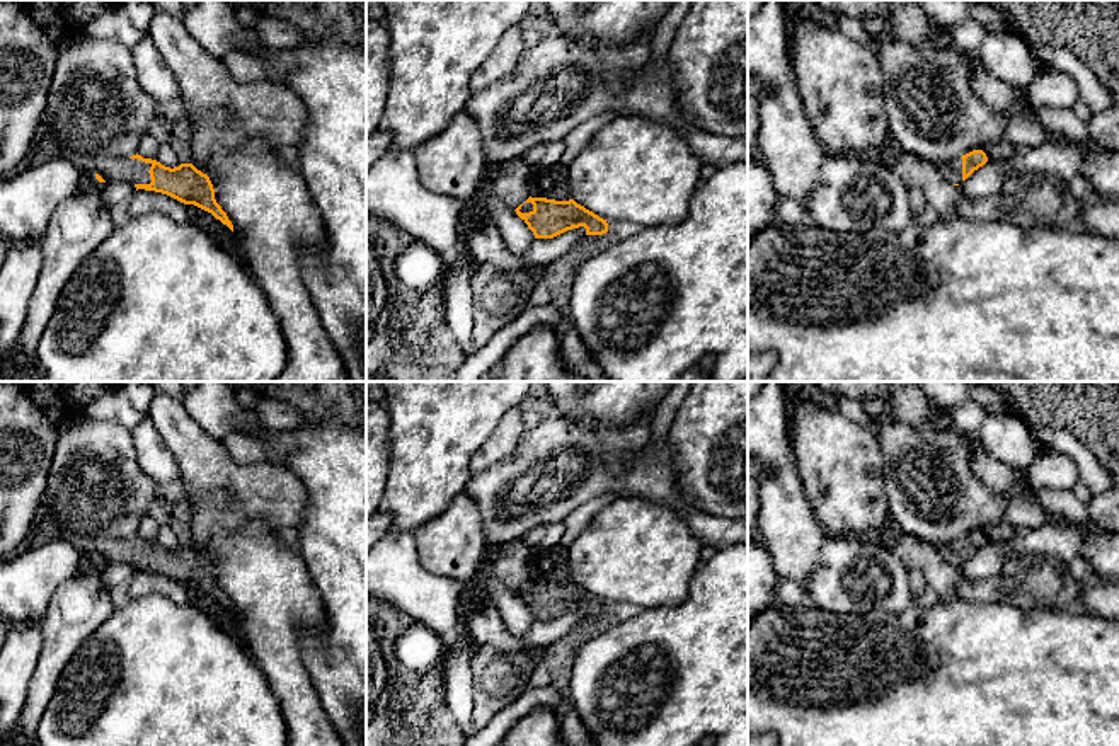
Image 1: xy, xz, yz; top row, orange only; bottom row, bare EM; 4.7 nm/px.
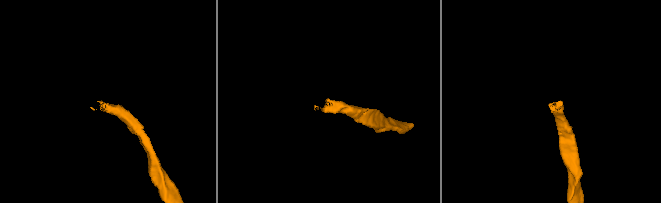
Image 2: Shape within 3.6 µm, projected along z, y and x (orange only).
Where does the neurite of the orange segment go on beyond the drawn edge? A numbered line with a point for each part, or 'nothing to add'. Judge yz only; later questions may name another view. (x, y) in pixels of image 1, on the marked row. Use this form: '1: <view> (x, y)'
1: yz (952, 171)

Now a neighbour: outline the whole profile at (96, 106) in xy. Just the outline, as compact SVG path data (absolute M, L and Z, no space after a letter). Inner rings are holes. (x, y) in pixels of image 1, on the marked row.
M77 34L60 44L44 116L66 150L133 157L157 107L140 87L131 49L118 39Z

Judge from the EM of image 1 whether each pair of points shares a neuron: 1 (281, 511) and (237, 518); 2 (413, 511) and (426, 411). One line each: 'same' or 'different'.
1: same
2: same

